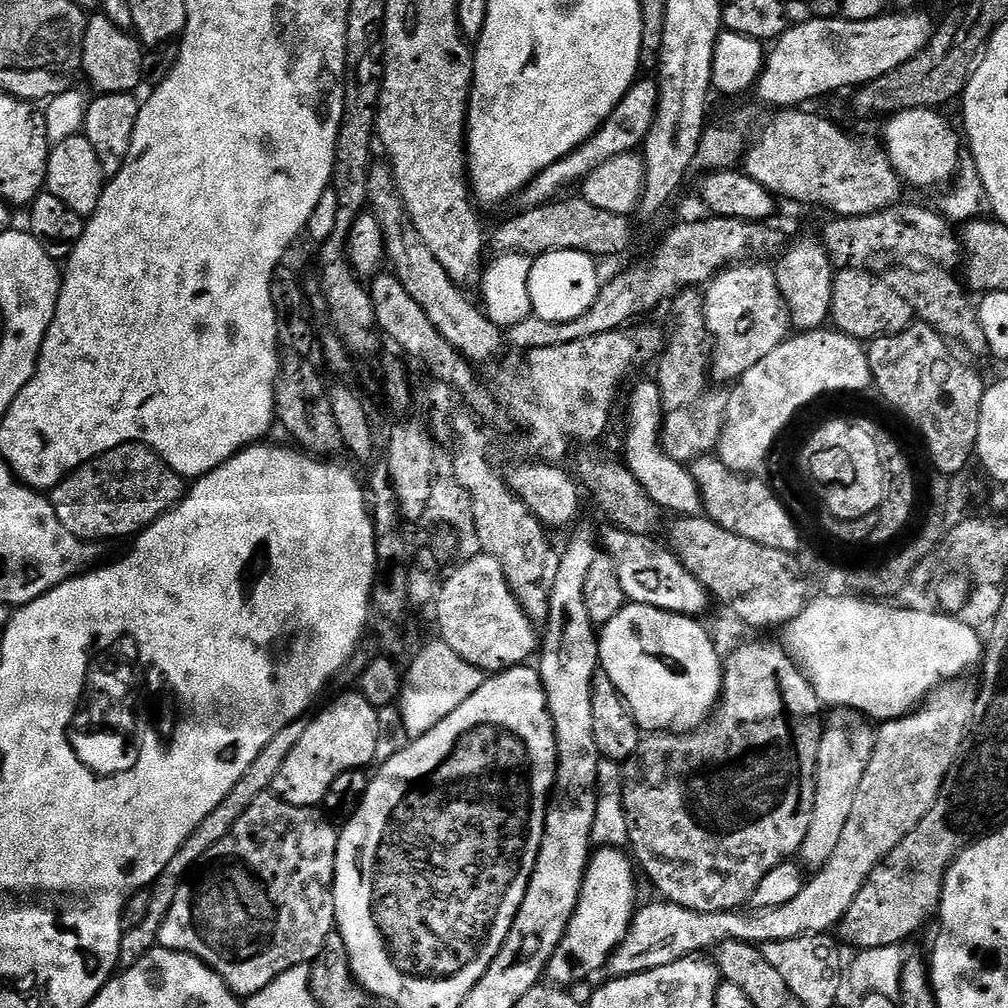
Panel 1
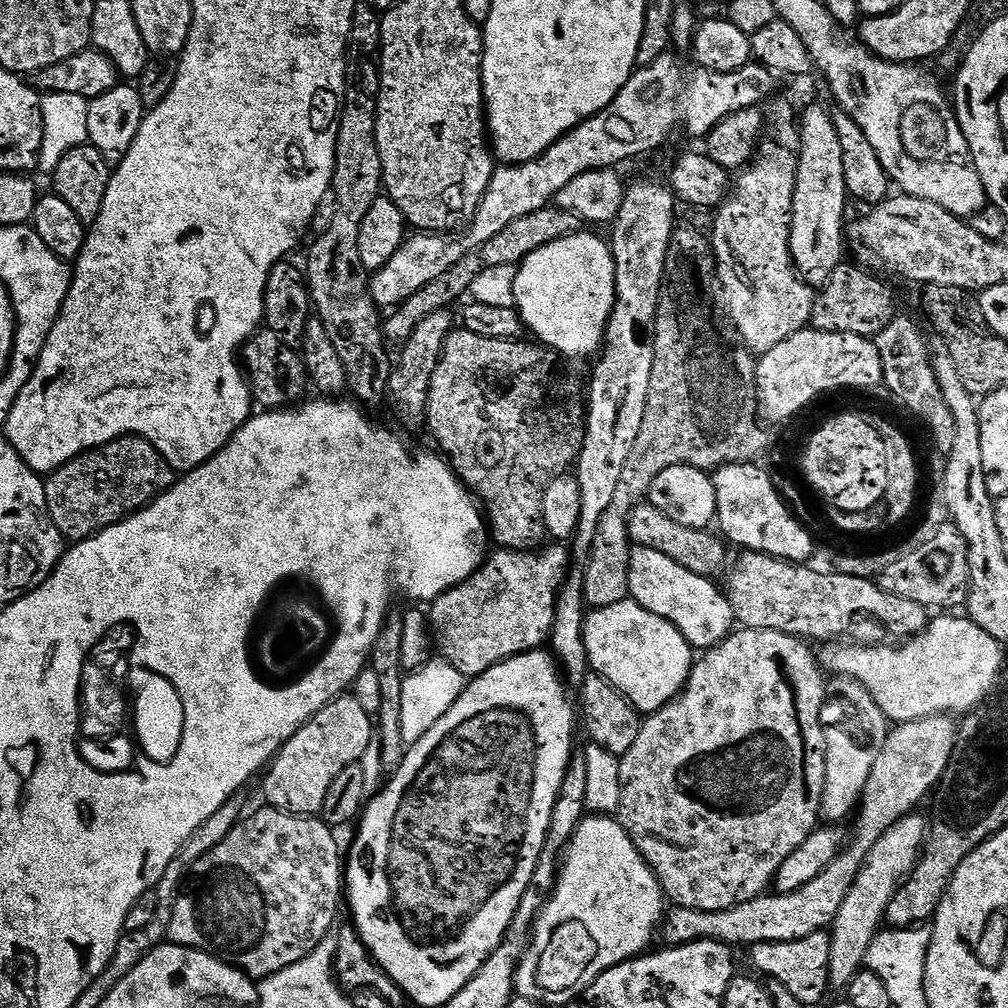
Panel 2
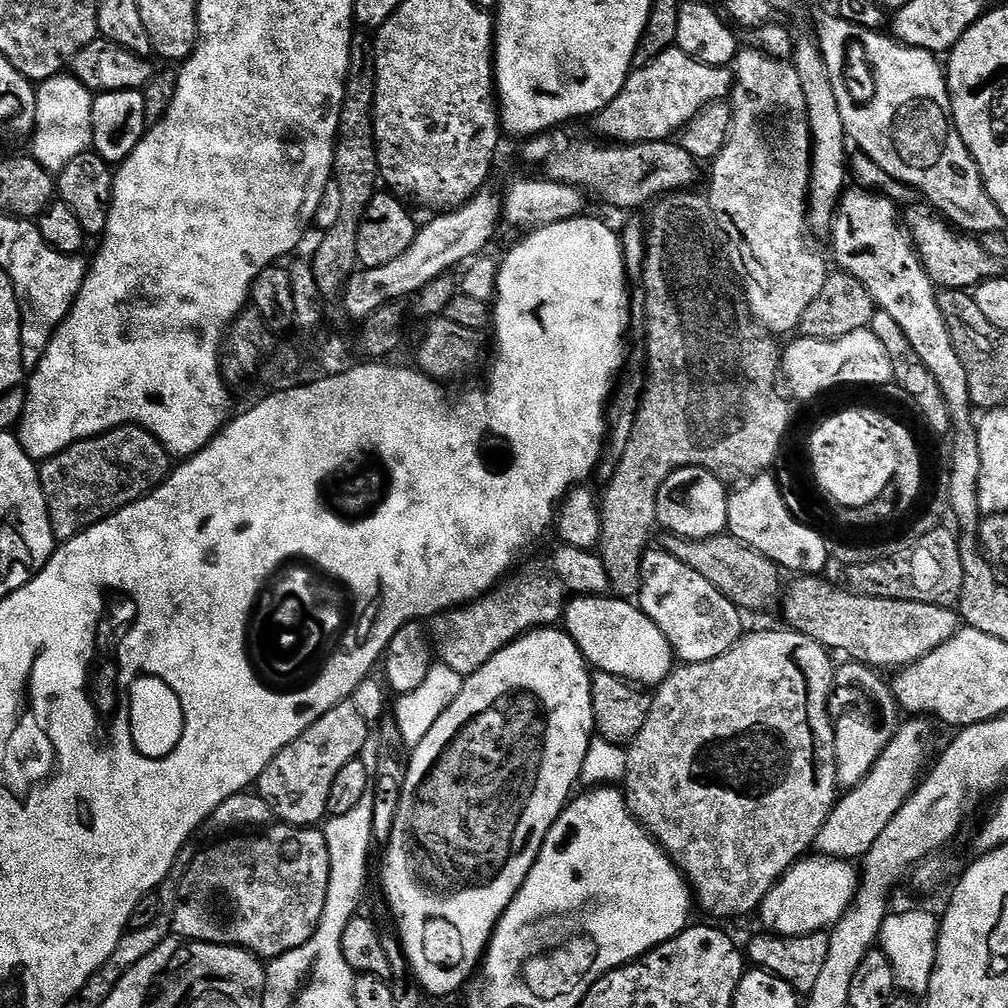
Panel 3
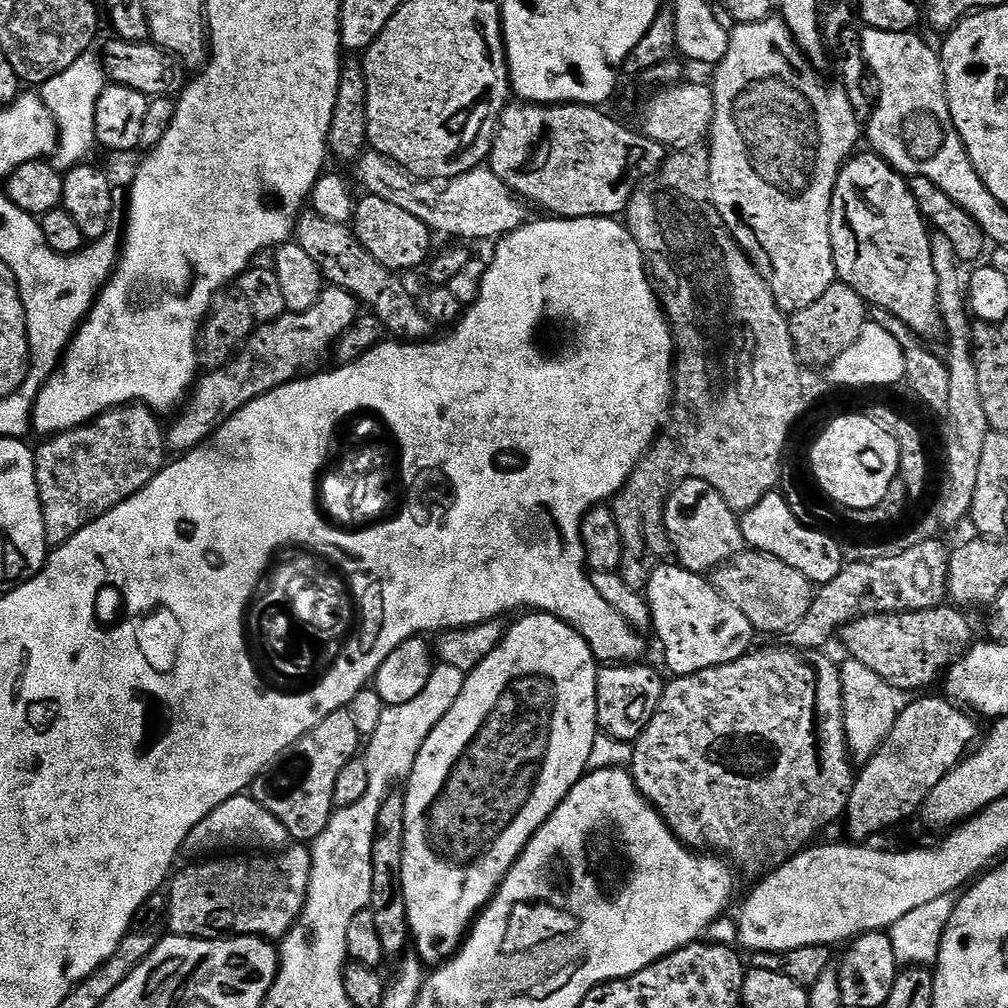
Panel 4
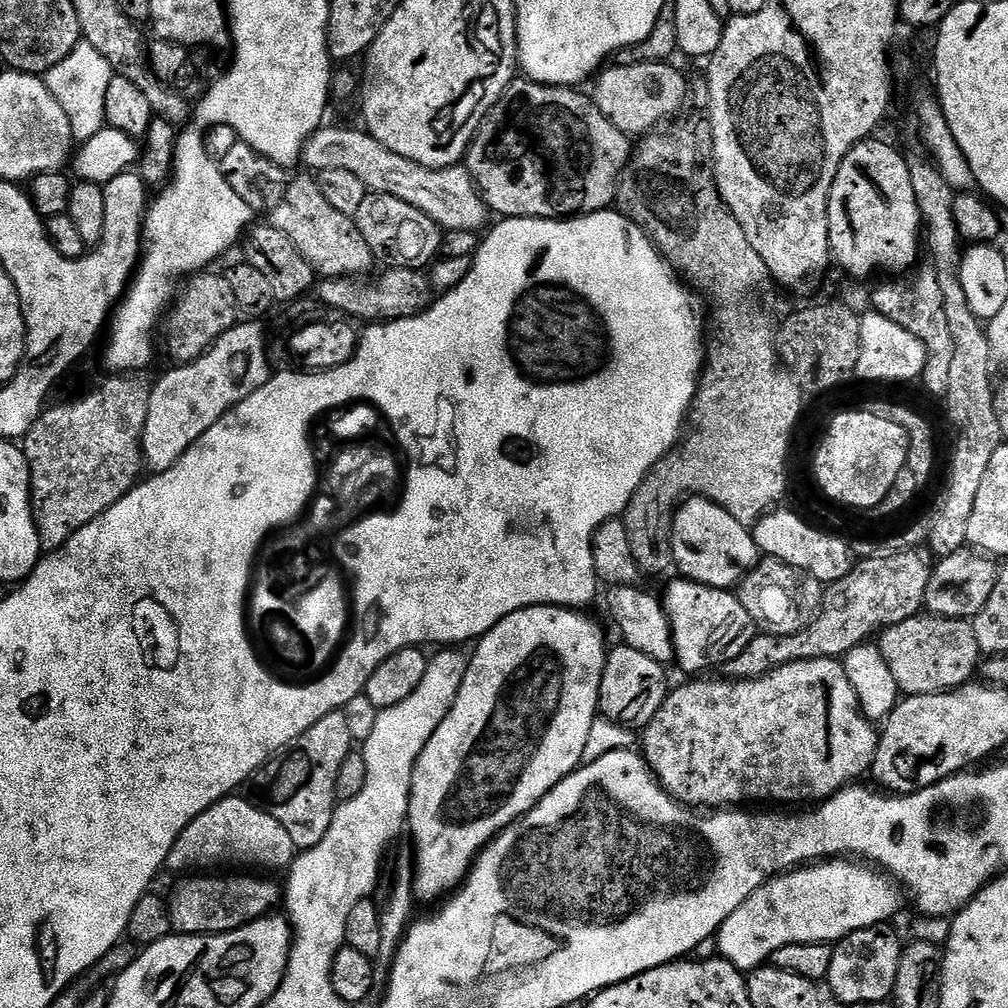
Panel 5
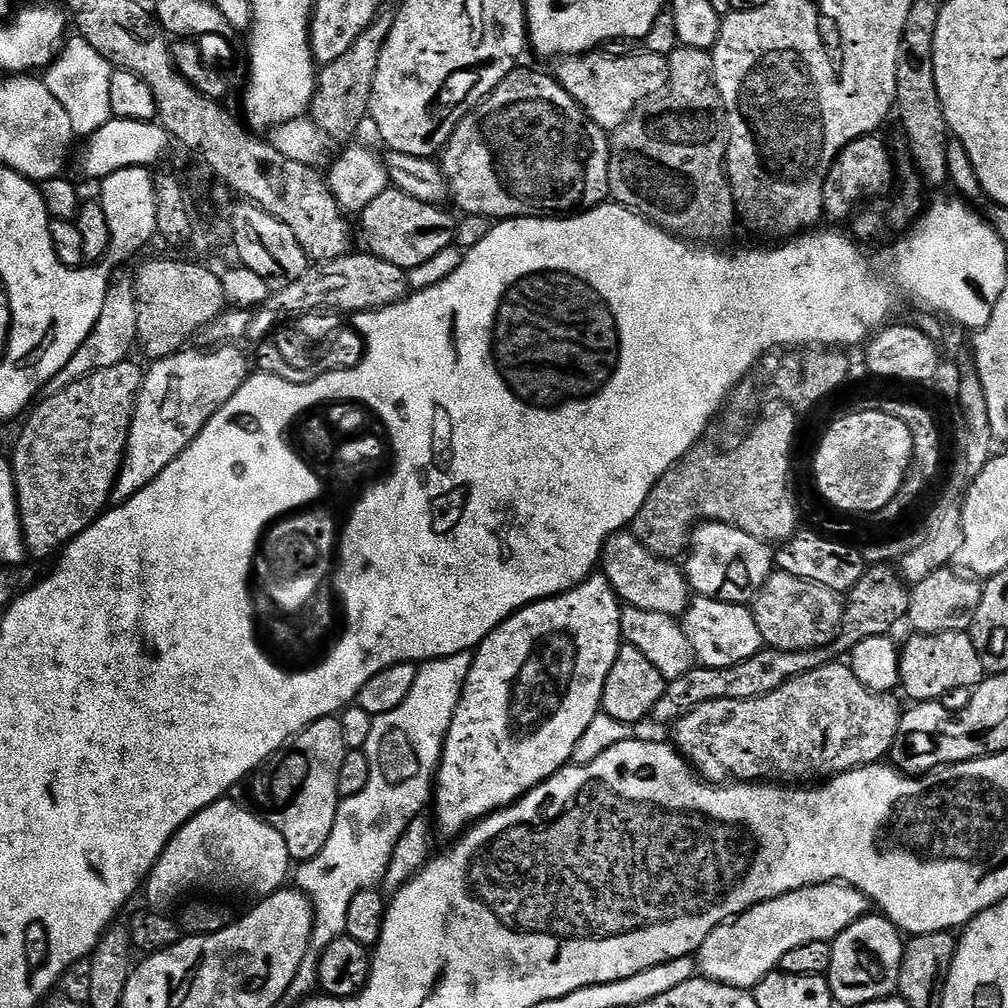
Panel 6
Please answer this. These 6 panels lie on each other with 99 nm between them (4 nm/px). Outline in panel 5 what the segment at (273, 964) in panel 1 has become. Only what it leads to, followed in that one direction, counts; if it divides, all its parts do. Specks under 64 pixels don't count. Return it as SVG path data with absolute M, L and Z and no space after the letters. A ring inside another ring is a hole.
M196 874L184 878L168 900L172 926L186 936L233 932L236 928L275 913L282 904L282 888L272 880L259 880L256 874Z

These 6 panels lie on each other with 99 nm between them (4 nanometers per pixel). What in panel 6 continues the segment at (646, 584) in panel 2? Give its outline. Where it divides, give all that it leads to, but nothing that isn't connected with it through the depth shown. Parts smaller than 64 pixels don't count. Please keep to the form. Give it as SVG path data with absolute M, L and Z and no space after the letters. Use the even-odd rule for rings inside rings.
M696 596L682 617L684 633L696 656L696 664L706 668L729 668L746 658L754 658L765 647L758 622L751 607L743 604L727 604L714 598Z

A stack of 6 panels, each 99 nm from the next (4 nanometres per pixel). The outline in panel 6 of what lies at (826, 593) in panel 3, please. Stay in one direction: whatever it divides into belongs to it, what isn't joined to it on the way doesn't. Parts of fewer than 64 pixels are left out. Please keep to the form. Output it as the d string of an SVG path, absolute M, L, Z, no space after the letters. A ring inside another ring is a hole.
M939 632L933 636L919 634L909 635L909 640L900 648L900 682L902 692L909 696L912 702L940 702L951 692L959 688L971 690L986 679L982 666L982 658L978 658L978 650L974 650L974 642L968 632Z

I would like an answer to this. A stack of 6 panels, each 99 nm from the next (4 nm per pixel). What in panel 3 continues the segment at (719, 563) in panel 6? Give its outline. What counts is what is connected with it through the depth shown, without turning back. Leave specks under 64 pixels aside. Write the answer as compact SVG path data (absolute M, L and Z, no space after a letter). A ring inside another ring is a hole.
M680 468L658 490L656 499L656 523L665 533L687 540L705 540L719 536L727 529L729 489L725 481L707 468Z

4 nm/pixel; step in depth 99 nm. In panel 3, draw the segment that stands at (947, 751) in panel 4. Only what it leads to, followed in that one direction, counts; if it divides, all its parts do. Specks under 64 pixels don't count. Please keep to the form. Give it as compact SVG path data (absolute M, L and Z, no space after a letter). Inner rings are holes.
M908 718L908 721L897 727L892 740L882 750L878 762L858 782L858 786L847 789L837 799L831 814L826 818L822 830L818 830L818 838L814 845L815 851L831 860L859 861L878 842L882 830L890 826L890 818L902 810L902 806L916 791L929 767L928 755L932 752L932 728L927 719Z

